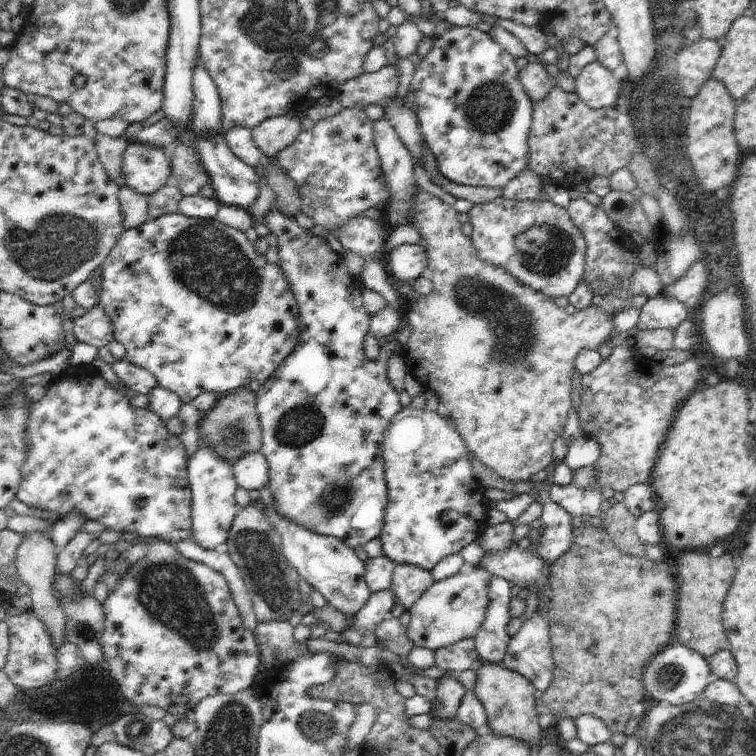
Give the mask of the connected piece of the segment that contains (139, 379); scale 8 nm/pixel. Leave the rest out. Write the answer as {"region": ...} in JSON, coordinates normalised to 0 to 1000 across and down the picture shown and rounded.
{"region":[[[165,476],[149,479],[144,484],[147,484],[149,495],[155,497],[155,503],[163,511],[173,513],[181,524],[197,524],[197,519],[205,516],[205,511],[208,511],[208,500],[197,489],[192,489],[187,484],[179,484],[179,481],[165,479]]]}

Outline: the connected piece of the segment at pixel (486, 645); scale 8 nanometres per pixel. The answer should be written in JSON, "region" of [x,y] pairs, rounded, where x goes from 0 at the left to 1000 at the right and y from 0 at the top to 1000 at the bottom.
{"region":[[[652,762],[647,767],[647,807],[642,815],[642,823],[636,825],[634,836],[628,839],[628,857],[634,865],[634,876],[647,876],[647,878],[663,878],[668,860],[673,854],[676,841],[671,839],[673,828],[673,796],[676,786],[673,772],[668,765]]]}

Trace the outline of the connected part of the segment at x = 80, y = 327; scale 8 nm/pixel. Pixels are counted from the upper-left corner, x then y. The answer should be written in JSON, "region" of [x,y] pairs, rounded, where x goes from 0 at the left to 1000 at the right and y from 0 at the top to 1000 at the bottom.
{"region":[[[128,402],[118,413],[91,426],[91,437],[97,439],[102,452],[112,452],[123,460],[142,458],[149,450],[149,429],[136,413],[136,407]]]}

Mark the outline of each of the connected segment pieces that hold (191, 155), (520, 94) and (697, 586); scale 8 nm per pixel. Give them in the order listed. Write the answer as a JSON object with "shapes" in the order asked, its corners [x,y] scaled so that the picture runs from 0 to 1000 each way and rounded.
{"shapes":[[[[234,190],[226,204],[226,233],[221,238],[224,246],[231,246],[242,262],[261,259],[261,254],[276,243],[276,230],[266,217],[266,209],[258,198]]],[[[575,26],[575,40],[570,45],[570,66],[554,79],[554,85],[546,85],[549,95],[546,95],[546,106],[541,114],[541,122],[546,122],[549,127],[549,138],[552,138],[552,156],[554,156],[554,167],[557,167],[557,180],[562,185],[562,193],[570,198],[570,204],[575,206],[575,217],[581,230],[586,230],[594,241],[602,243],[612,243],[612,246],[634,246],[634,249],[668,249],[681,233],[687,233],[697,217],[700,217],[700,169],[702,169],[702,159],[705,159],[705,135],[702,130],[694,124],[692,111],[687,108],[687,93],[681,87],[681,74],[676,74],[671,66],[665,66],[665,61],[660,61],[647,45],[634,42],[631,37],[607,37],[599,34],[589,26]]],[[[914,728],[914,730],[903,730],[896,741],[896,810],[893,810],[893,833],[890,833],[890,849],[909,854],[919,862],[925,862],[933,873],[940,870],[943,865],[948,865],[951,860],[962,857],[962,839],[956,833],[956,820],[954,820],[954,799],[956,791],[962,788],[962,780],[970,772],[975,751],[967,743],[967,733],[954,733],[951,738],[940,738],[940,733],[935,728]]]]}

